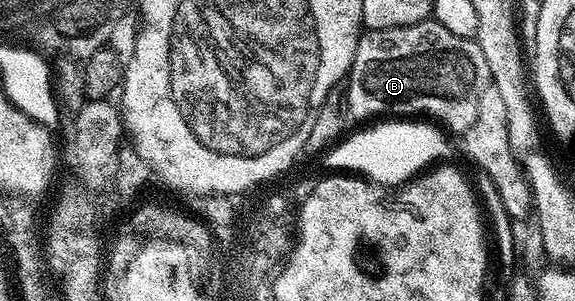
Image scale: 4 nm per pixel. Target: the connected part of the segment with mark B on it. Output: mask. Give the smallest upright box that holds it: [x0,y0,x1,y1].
[344,18,489,134]

